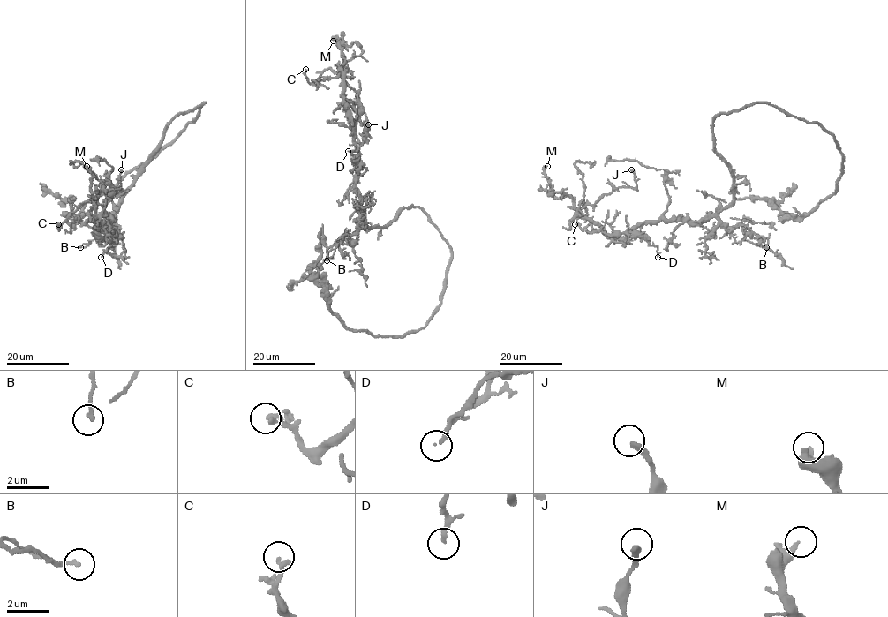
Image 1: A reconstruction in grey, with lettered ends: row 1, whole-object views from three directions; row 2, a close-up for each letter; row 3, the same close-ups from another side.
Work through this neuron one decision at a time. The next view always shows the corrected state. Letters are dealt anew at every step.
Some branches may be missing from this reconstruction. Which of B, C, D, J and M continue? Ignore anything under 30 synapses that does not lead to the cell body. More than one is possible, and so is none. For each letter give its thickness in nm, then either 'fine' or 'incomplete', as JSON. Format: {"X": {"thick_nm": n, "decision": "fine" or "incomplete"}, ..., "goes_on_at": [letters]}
{"B": {"thick_nm": 160, "decision": "fine"}, "C": {"thick_nm": 260, "decision": "fine"}, "D": {"thick_nm": 200, "decision": "fine"}, "J": {"thick_nm": 300, "decision": "fine"}, "M": {"thick_nm": 320, "decision": "fine"}, "goes_on_at": []}

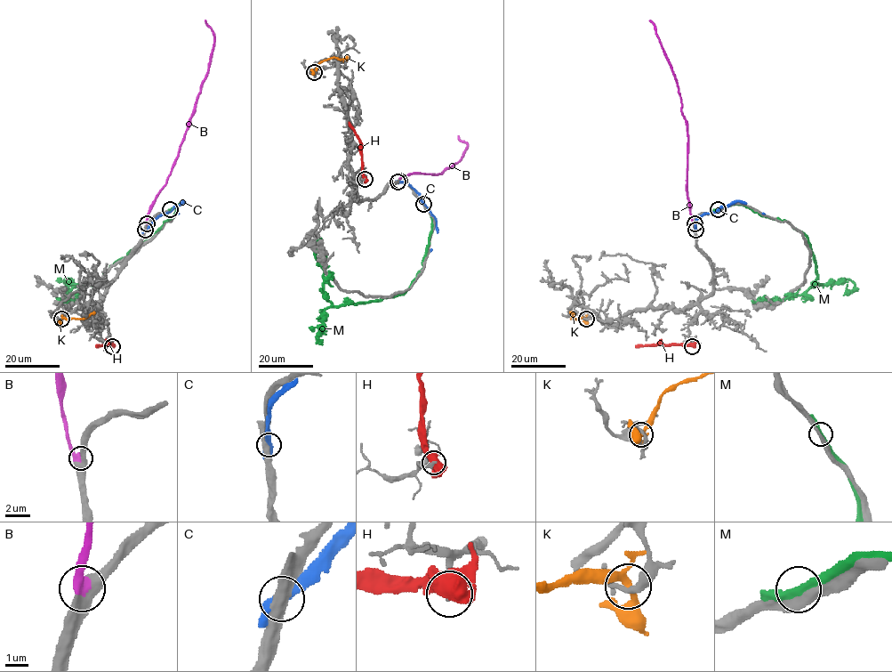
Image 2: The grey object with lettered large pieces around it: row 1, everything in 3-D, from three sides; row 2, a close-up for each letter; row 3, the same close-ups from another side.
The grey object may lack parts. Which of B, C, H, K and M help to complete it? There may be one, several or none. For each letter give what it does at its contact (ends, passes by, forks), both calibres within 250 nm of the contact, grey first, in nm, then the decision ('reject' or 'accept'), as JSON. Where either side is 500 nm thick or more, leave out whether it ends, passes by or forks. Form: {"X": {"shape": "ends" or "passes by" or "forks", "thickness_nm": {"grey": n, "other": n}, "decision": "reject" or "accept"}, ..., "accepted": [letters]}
{"B": {"shape": "ends", "thickness_nm": {"grey": 400, "other": 440}, "decision": "accept"}, "C": {"shape": "passes by", "thickness_nm": {"grey": 480, "other": 440}, "decision": "reject"}, "H": {"shape": "forks", "thickness_nm": {"grey": 200, "other": 480}, "decision": "reject"}, "K": {"shape": "forks", "thickness_nm": {"grey": 280, "other": 240}, "decision": "reject"}, "M": {"shape": "passes by", "thickness_nm": {"grey": 360, "other": 320}, "decision": "reject"}, "accepted": ["B"]}

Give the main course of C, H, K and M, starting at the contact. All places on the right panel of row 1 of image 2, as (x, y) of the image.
C: (695, 230), (695, 222), (702, 215), (715, 213), (734, 201), (745, 203), (765, 214)
H: (693, 346), (636, 346)
K: (586, 319), (571, 319), (573, 315), (570, 312)
M: (717, 209), (743, 204), (761, 215), (786, 220), (807, 238), (819, 284), (799, 295), (752, 301)

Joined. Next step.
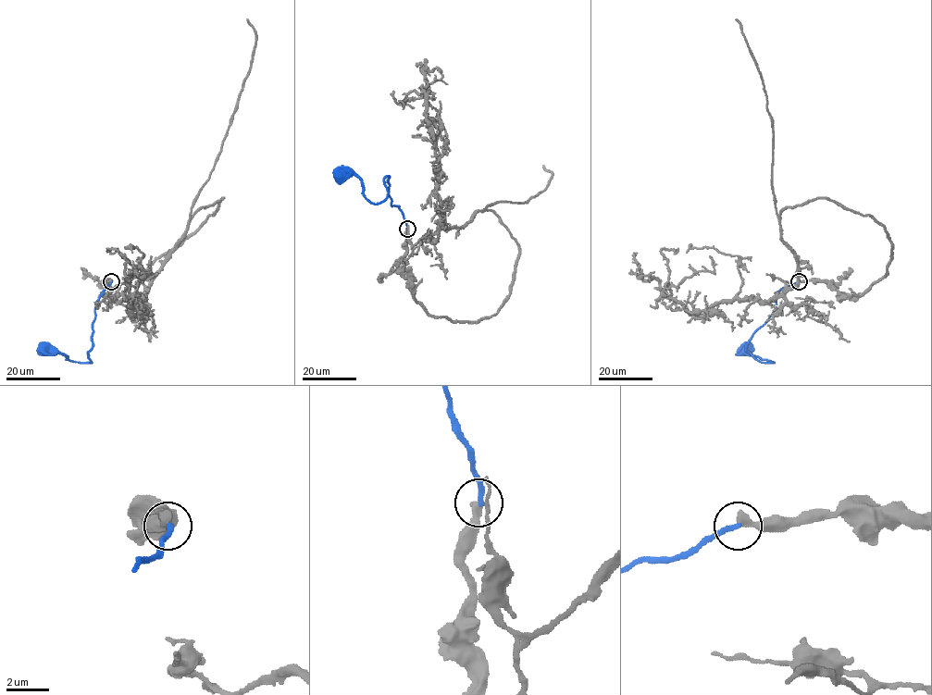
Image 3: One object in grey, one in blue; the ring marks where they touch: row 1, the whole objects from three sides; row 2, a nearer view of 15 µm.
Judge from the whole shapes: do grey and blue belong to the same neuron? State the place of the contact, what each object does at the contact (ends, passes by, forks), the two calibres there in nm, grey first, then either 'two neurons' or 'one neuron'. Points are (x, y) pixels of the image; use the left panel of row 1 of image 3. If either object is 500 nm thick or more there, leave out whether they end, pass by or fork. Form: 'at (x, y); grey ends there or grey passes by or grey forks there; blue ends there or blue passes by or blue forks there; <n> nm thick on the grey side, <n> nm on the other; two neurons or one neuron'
at (111, 281); grey ends there; blue ends there; 440 nm thick on the grey side, 240 nm on the other; two neurons

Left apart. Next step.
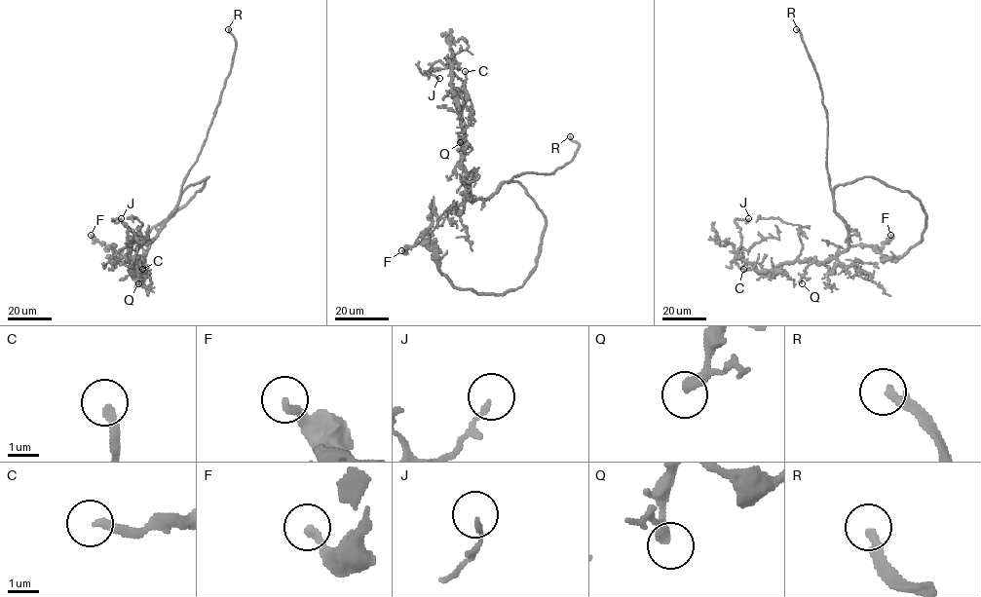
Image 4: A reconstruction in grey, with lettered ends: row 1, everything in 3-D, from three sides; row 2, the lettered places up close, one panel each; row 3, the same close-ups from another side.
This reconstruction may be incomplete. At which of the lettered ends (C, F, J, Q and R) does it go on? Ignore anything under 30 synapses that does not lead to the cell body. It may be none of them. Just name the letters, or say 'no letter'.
R

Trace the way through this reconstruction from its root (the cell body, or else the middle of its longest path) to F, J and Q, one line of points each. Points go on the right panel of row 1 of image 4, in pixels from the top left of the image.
F: (834, 191), (873, 176), (908, 191), (925, 214), (922, 239), (891, 259), (876, 248), (890, 235)
J: (834, 191), (848, 247), (823, 261), (784, 262), (759, 273), (736, 257), (741, 235), (735, 220), (748, 218)
Q: (834, 191), (834, 209), (848, 229), (848, 247), (832, 257), (811, 264), (801, 279), (802, 283)

